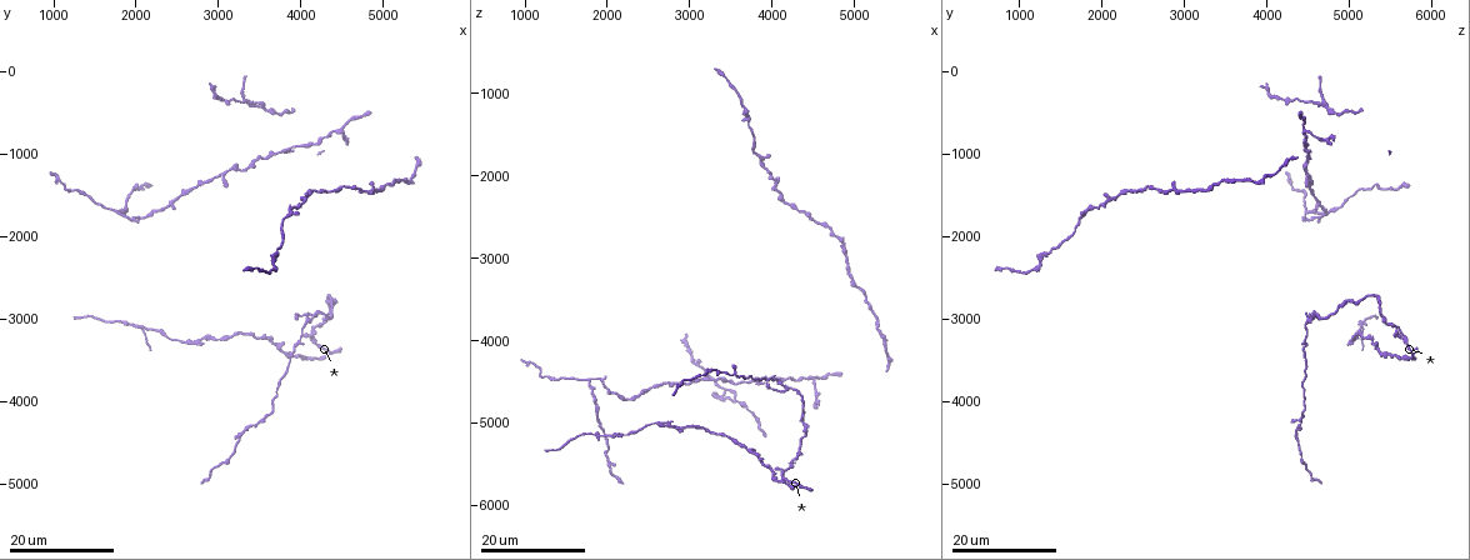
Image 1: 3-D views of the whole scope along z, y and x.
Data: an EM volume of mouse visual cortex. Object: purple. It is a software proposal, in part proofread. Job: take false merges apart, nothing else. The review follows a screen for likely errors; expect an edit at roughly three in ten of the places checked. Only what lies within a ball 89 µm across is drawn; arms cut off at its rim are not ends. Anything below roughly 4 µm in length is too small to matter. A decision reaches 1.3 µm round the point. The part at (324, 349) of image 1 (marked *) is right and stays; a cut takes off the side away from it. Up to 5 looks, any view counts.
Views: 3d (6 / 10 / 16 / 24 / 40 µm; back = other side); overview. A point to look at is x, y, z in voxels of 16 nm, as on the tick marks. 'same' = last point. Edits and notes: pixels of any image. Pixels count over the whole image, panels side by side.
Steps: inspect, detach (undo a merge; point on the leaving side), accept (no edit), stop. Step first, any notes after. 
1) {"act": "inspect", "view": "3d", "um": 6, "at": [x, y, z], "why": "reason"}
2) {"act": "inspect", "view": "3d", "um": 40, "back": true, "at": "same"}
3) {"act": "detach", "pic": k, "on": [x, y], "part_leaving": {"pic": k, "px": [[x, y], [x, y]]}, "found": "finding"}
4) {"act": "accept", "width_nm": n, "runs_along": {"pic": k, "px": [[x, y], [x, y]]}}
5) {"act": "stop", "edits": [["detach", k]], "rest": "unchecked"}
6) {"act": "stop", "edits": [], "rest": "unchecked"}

{"act": "inspect", "view": "3d", "um": 16, "at": [4050, 3100, 4450], "why": "thick turns thin"}

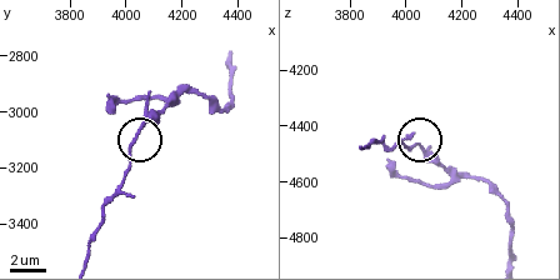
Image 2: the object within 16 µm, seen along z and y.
{"act": "inspect", "view": "3d", "um": 6, "at": [4050, 3070, 4470]}

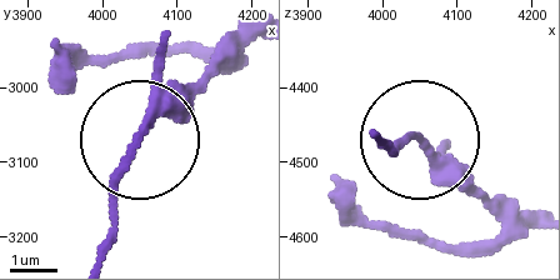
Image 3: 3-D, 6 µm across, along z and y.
{"act": "detach", "pic": 3, "on": [121, 169], "width_nm": 180, "part_leaving": {"pic": 3, "px": [[149, 110], [105, 250]]}, "found": "two neurons meet here"}

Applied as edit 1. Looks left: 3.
{"act": "inspect", "view": "3d", "um": 16, "at": [3850, 950, 4450], "why": "side arm on a straight run"}

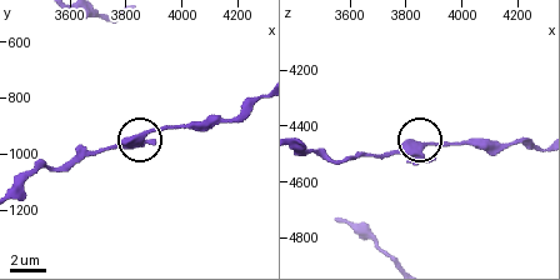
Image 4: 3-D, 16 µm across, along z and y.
{"act": "inspect", "view": "3d", "um": 10, "at": [3860, 940, 4470], "why": "zoom in"}

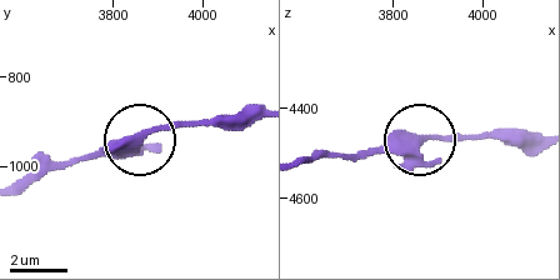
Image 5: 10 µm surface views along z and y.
{"act": "accept", "arms": 3, "runs_along": {"pic": 5, "px": [[303, 164], [403, 149], [439, 135], [508, 135]]}, "found": "one neuron here"}

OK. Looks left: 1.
{"act": "stop", "edits": [["detach", 3]], "rest": "unchecked"}

